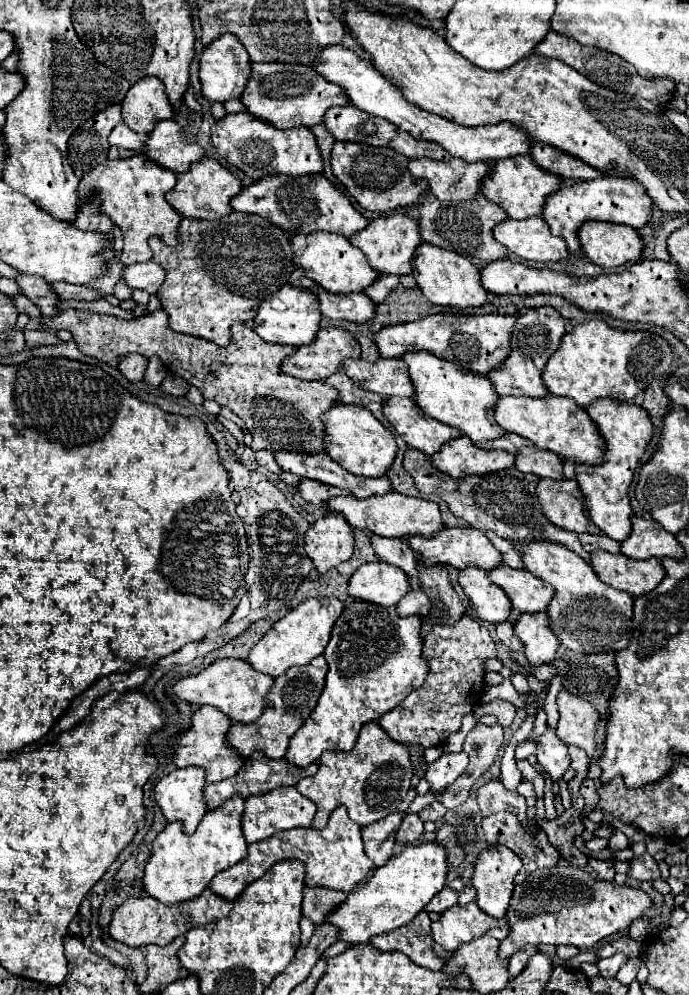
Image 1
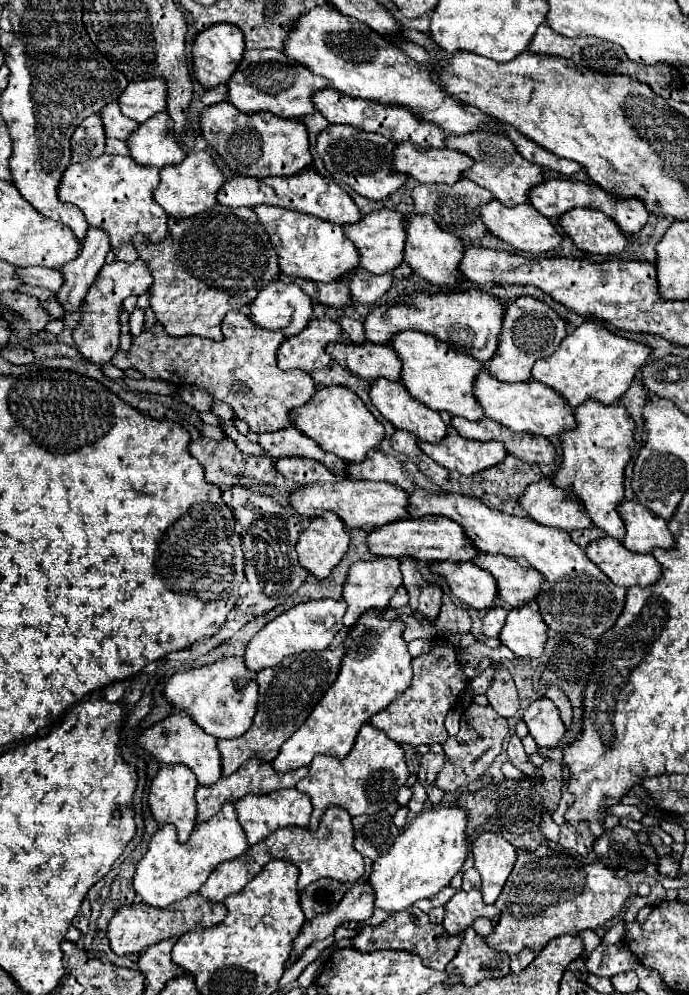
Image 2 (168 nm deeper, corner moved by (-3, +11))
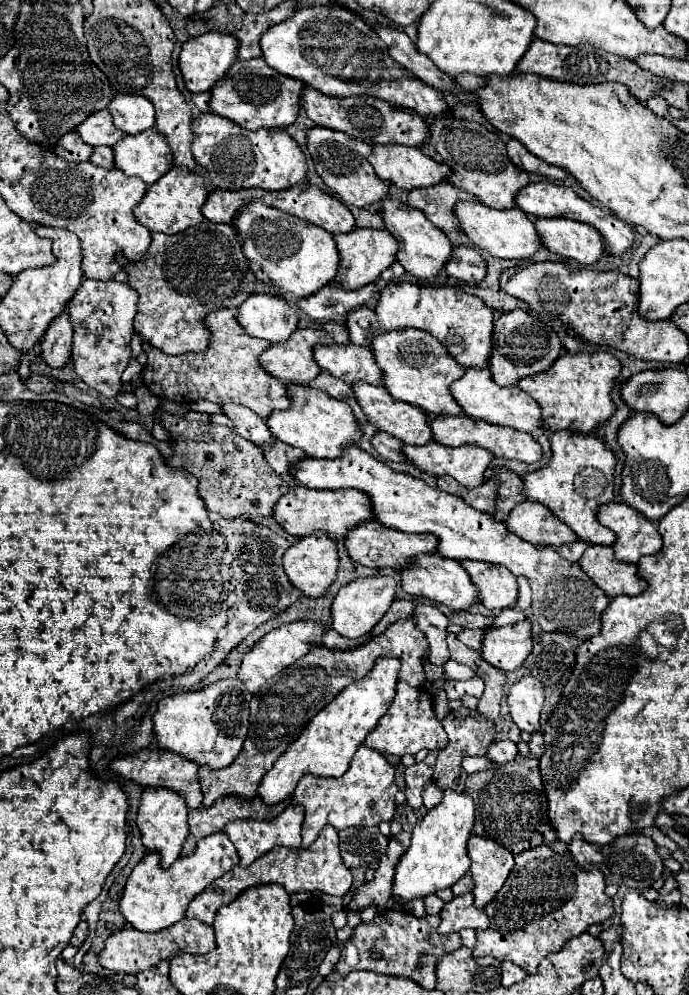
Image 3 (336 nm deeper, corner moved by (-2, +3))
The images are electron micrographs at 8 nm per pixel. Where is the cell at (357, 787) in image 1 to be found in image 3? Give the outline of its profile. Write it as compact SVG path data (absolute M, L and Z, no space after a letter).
M360 745L350 769L338 779L326 779L316 775L304 775L294 791L292 803L304 805L306 819L302 825L302 847L310 847L324 825L332 825L334 829L358 827L358 825L378 825L382 821L390 821L396 811L394 797L398 793L394 781L394 767L386 761L382 753L370 749L368 745Z

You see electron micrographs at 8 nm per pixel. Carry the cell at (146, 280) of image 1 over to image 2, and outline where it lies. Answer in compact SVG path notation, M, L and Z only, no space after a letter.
M117 261L113 265L103 265L95 283L91 285L89 293L85 295L81 319L73 331L77 351L87 361L103 367L105 363L109 363L113 359L113 355L119 351L119 335L121 335L119 315L123 311L123 301L131 295L139 297L139 295L147 293L151 283L153 283L153 277L147 271L147 265L143 261L135 261L135 263Z

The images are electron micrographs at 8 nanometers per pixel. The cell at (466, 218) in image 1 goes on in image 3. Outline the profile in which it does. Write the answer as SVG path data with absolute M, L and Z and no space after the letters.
M442 181L430 189L414 189L408 193L408 205L420 209L438 229L452 233L460 231L460 221L454 213L458 201L478 201L478 197Z

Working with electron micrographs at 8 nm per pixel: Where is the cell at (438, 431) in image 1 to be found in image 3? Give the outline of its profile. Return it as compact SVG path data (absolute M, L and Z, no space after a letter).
M360 381L360 383L354 383L352 389L354 389L354 397L360 403L362 411L366 413L368 421L378 431L390 433L390 435L398 437L402 443L408 443L408 445L426 445L426 443L432 441L432 429L430 429L428 417L426 417L426 413L422 413L422 409L390 397L390 393L386 393L386 387L382 387L382 385L376 387L376 385Z

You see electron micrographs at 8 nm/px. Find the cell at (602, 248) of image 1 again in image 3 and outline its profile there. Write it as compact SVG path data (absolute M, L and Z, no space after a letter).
M554 217L536 219L536 227L544 247L582 265L596 263L604 253L604 239L598 229L592 229L592 225L584 225L574 219Z

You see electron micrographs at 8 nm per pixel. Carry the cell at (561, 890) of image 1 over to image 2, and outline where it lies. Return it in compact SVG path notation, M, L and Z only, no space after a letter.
M541 845L533 851L519 849L517 851L517 863L511 871L511 877L507 879L507 885L503 887L503 893L499 895L499 901L495 901L495 907L499 907L499 915L491 919L493 931L485 937L487 945L497 951L505 953L519 953L523 949L531 949L539 953L547 943L561 935L577 935L583 929L595 929L615 915L621 913L621 907L625 899L629 897L631 889L625 879L619 879L613 869L605 867L601 861L595 863L581 863L567 851L555 851L547 845Z

